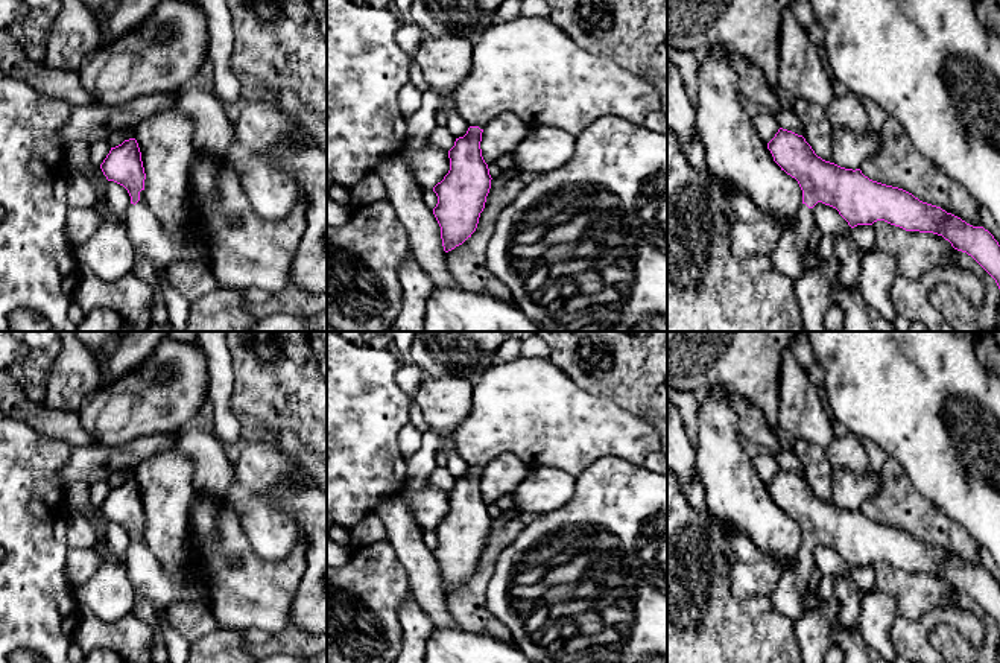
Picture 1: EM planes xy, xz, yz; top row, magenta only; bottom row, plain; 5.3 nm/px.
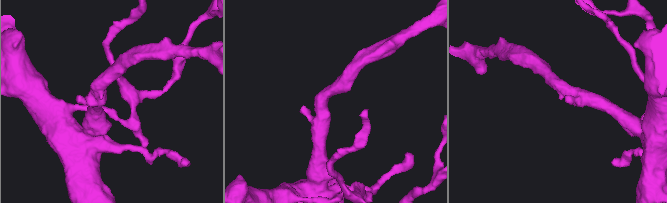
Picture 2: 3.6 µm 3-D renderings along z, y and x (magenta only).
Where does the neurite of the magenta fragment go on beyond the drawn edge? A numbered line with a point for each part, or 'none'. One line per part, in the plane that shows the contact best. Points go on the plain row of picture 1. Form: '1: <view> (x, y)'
1: xy (154, 589)

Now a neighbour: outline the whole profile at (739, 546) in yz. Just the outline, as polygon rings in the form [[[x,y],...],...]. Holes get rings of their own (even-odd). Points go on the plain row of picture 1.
[[[737,534],[725,541],[725,549],[739,561],[775,561],[772,555],[761,552],[746,535]]]

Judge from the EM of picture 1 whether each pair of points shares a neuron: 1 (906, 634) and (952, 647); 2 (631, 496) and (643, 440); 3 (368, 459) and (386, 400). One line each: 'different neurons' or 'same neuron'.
1: different neurons
2: different neurons
3: same neuron

